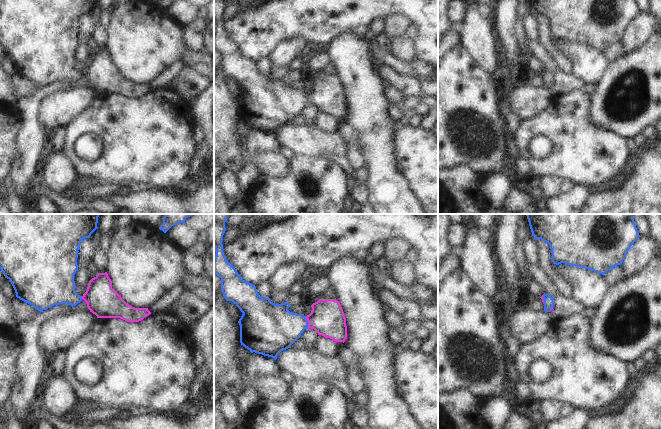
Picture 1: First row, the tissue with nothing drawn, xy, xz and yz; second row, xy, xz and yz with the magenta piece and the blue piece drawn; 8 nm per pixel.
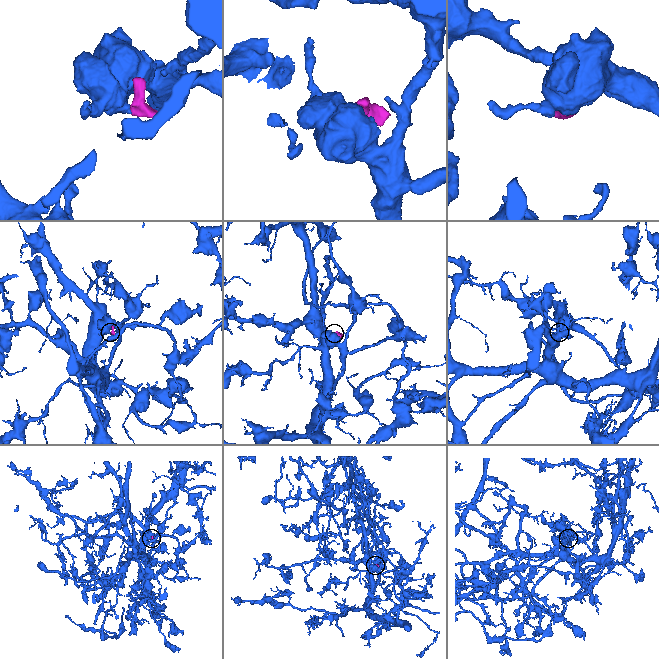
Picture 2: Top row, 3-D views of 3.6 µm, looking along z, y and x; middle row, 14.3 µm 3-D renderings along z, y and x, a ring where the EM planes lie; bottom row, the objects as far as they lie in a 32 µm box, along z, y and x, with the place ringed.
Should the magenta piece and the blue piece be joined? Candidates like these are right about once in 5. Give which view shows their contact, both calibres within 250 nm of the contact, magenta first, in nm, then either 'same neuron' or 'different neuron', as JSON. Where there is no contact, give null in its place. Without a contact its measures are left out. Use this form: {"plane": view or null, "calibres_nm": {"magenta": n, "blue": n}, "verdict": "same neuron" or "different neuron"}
{"plane": "xz", "calibres_nm": {"magenta": 280, "blue": 340}, "verdict": "same neuron"}

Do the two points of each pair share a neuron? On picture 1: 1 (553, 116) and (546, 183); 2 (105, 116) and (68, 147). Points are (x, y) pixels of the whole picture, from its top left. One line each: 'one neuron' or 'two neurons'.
1: two neurons
2: one neuron

